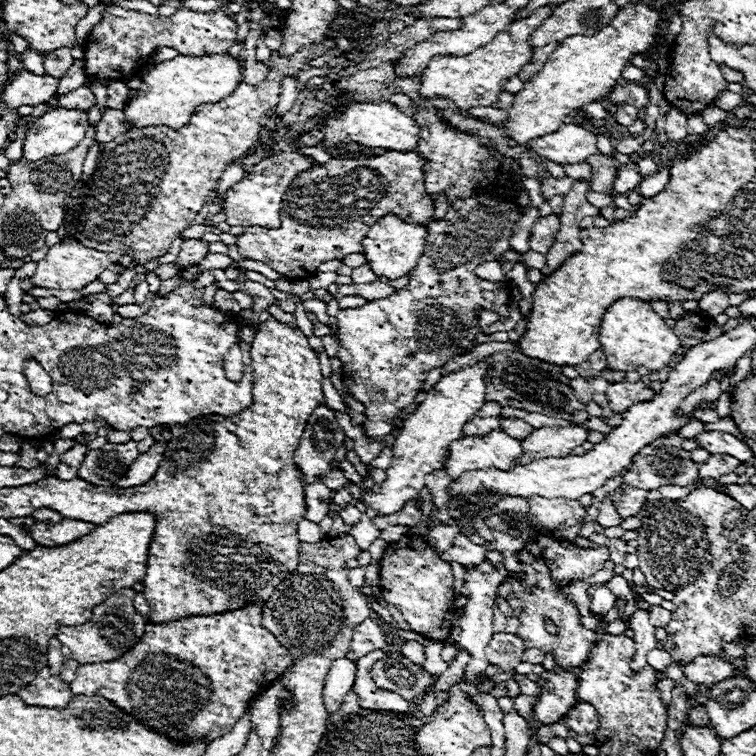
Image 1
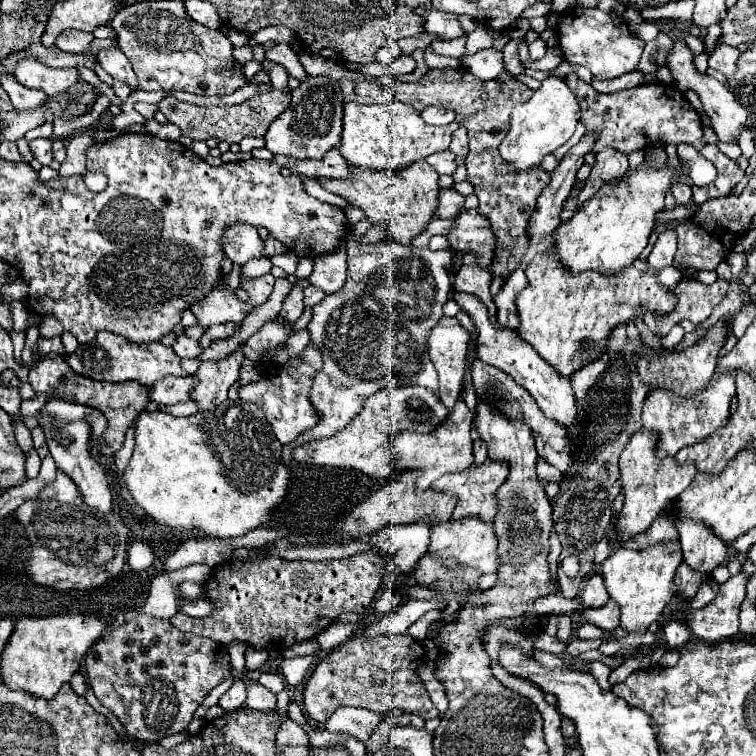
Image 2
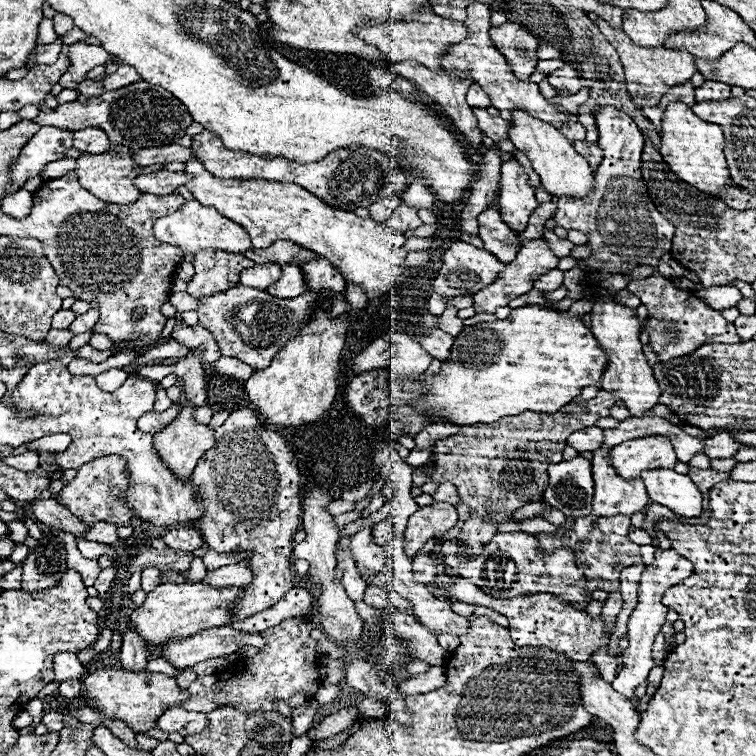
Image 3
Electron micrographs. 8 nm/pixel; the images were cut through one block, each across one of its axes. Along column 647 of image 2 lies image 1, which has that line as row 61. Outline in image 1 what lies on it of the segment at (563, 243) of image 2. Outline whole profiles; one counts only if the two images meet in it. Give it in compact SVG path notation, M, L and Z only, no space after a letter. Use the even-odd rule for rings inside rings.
M228 54L214 56L176 56L172 60L160 62L144 74L142 86L138 88L138 96L124 106L126 118L132 126L168 126L180 128L190 122L190 116L202 104L214 104L222 98L230 96L234 88L242 82L242 60Z

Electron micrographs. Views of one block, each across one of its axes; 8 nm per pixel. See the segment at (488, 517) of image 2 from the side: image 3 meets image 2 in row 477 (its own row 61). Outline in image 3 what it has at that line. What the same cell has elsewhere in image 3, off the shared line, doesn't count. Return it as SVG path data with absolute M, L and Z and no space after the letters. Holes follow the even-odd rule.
M470 4L468 8L468 18L464 20L464 24L470 28L470 36L462 42L456 44L454 48L450 48L450 52L446 52L446 56L442 56L442 66L446 70L474 70L474 82L480 84L480 88L490 96L492 106L500 110L500 118L504 120L512 120L512 110L524 110L530 116L544 120L556 128L560 128L562 124L566 124L570 120L568 114L558 110L558 104L550 104L548 98L544 98L538 90L538 86L534 82L528 80L516 80L506 58L498 52L498 48L492 44L490 40L490 8L486 4Z

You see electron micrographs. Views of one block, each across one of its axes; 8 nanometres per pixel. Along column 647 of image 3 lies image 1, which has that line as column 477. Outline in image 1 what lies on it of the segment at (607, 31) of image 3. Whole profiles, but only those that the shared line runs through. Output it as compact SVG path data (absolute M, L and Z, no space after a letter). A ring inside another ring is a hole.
M540 8L534 16L526 20L516 20L506 28L506 32L500 32L490 44L484 44L482 48L476 48L470 52L470 56L434 56L430 64L426 66L422 74L422 86L420 94L430 96L448 96L456 102L460 110L470 110L474 106L494 106L498 104L498 96L504 90L502 82L506 82L512 76L518 76L524 64L530 62L532 50L528 44L528 36L548 18L552 16L554 8Z

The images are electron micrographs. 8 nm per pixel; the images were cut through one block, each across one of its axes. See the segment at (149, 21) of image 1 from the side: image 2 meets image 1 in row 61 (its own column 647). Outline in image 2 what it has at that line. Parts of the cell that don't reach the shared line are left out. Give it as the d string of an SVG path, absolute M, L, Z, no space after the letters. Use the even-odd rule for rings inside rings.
M568 74L564 82L574 90L578 104L580 104L580 124L584 124L586 132L596 134L596 142L592 146L592 152L602 150L604 146L610 146L614 150L620 150L622 154L632 154L638 150L646 150L648 146L658 146L658 144L680 144L686 142L694 146L704 158L708 158L716 170L718 176L714 182L708 186L692 186L692 200L702 204L708 198L720 198L730 192L732 186L736 186L744 172L738 168L734 160L724 156L718 146L706 144L702 138L702 126L700 126L700 116L698 112L688 104L684 94L672 86L672 84L660 84L660 82L650 82L650 84L640 84L630 90L620 90L612 94L602 94L596 92L590 84L582 82L576 74Z

